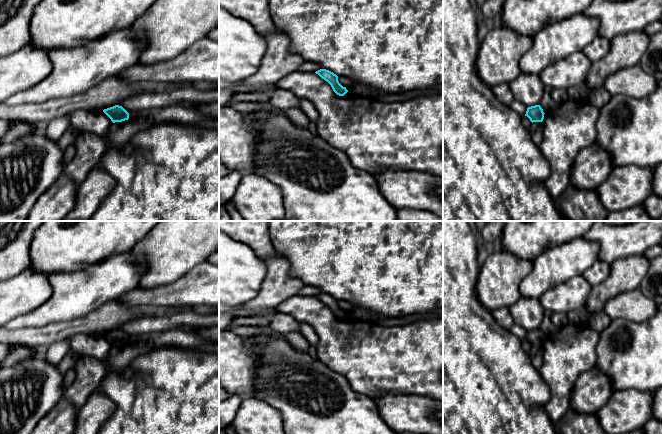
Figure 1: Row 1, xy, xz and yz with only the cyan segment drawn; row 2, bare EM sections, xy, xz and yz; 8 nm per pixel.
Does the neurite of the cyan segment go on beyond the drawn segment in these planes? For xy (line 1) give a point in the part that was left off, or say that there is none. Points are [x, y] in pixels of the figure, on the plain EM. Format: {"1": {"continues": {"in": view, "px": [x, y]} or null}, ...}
{"1": {"continues": {"in": "xy", "px": [89, 371]}}}

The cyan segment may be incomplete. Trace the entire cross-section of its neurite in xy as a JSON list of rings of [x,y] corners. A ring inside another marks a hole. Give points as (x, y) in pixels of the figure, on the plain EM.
[[[119,329],[104,333],[103,336],[111,343],[113,349],[105,361],[82,354],[75,363],[75,379],[64,392],[74,407],[79,411],[91,393],[97,390],[106,375],[107,366],[126,369],[140,355],[147,354],[155,348],[151,346],[132,346],[129,337]]]

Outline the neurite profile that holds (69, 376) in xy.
[[[72,367],[70,368],[64,375],[64,379],[63,379],[63,385],[64,385],[64,392],[66,391],[66,389],[73,383],[74,379],[75,379],[75,368]]]

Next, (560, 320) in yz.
[[[552,313],[551,320],[557,328],[562,328],[569,324],[567,314],[565,313]]]

